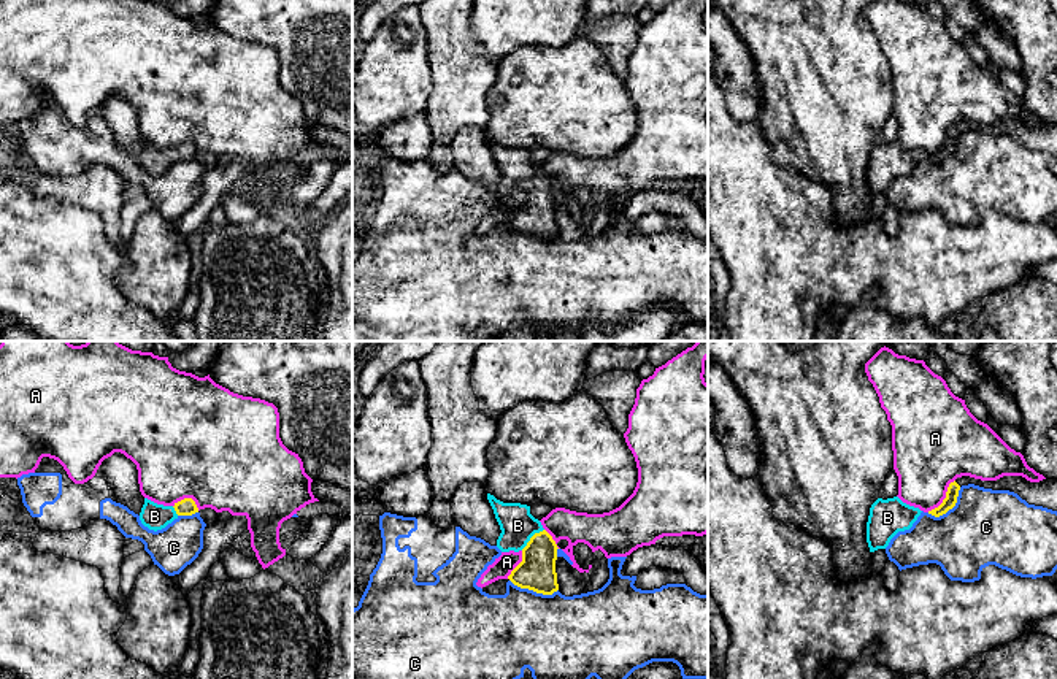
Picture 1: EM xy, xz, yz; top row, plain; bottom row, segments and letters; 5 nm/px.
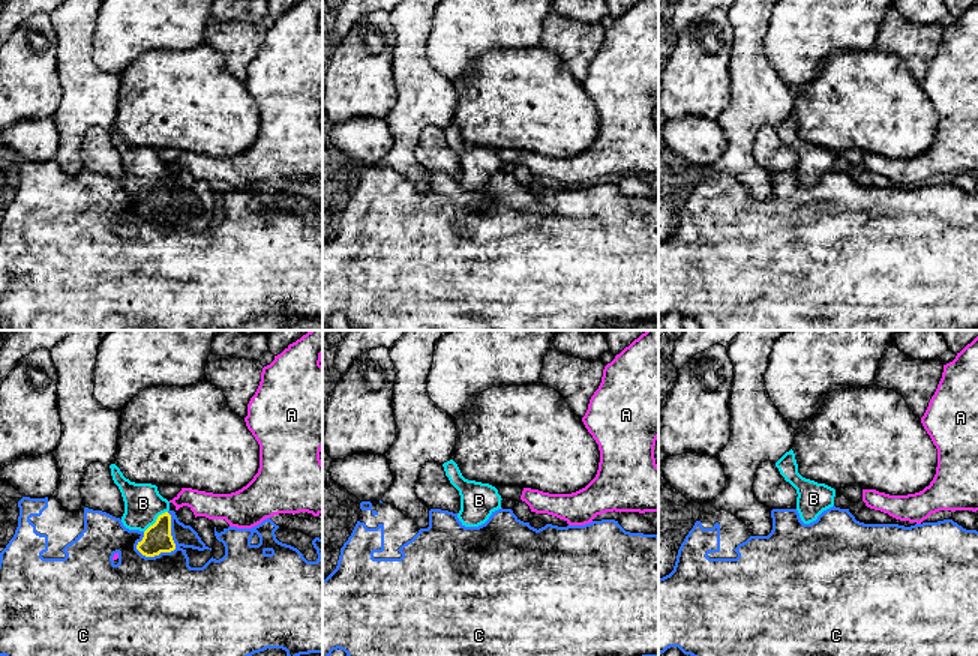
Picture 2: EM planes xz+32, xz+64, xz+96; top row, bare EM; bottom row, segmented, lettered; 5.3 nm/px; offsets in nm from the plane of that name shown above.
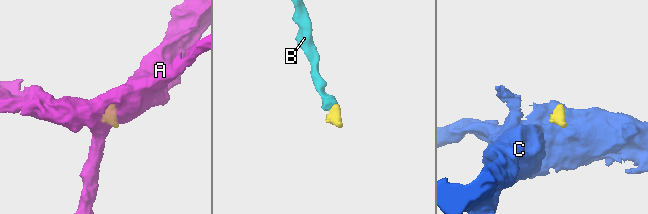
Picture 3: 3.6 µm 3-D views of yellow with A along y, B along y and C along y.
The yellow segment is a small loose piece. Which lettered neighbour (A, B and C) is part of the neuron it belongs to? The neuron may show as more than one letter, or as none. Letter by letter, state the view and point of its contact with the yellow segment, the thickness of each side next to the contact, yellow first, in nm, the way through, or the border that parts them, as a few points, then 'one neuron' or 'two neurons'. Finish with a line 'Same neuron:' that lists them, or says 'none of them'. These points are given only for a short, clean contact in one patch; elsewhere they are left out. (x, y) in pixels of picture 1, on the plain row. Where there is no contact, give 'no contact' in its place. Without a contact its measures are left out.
A: yz (945, 143) | 70/380 nm | along yz (954, 124), (948, 132), (946, 141), (927, 156) | two neurons
B: xz (530, 183) | 190/180 nm | across xz (537, 216), (537, 189), (530, 183), (518, 170) | one neuron
C: xz (534, 235) | 190/420 nm | along xz (510, 224), (521, 232), (543, 238), (557, 235) | two neurons
Same neuron: B

